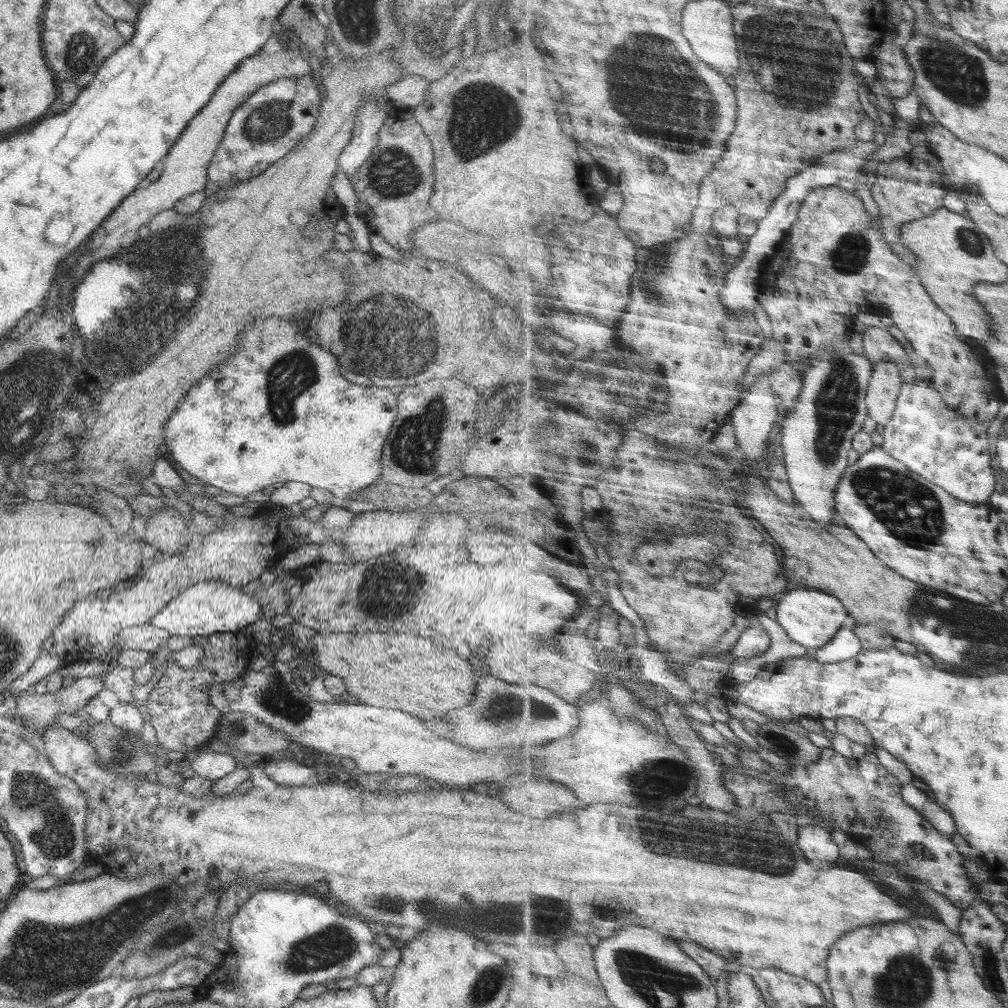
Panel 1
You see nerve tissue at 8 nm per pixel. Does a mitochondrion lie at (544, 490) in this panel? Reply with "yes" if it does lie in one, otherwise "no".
no

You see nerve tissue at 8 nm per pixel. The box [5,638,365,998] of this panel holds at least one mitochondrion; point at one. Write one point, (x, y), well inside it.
(54, 831)

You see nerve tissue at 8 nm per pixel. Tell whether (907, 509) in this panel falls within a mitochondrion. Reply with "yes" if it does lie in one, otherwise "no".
yes

